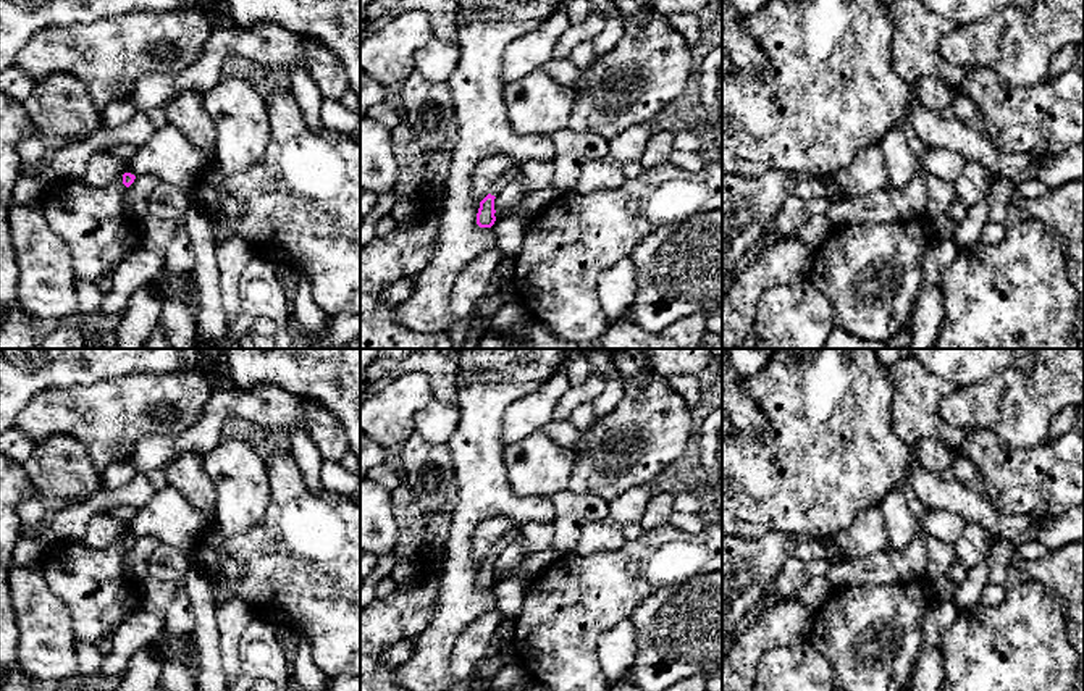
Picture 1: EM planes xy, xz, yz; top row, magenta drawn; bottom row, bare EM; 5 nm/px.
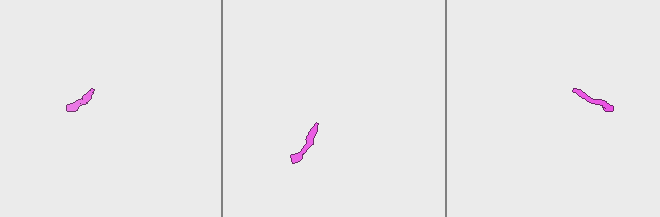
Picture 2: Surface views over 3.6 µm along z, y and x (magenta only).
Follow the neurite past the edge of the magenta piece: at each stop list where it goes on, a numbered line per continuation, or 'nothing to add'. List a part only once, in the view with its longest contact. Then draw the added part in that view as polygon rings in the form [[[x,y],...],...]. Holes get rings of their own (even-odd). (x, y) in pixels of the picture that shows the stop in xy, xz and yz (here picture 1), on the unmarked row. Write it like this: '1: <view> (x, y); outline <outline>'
1: xz (512, 533); outline [[[520,526],[510,528],[510,530],[507,531],[507,534],[493,546],[493,549],[489,551],[489,555],[494,557],[494,559],[499,557],[501,552],[502,552],[509,544],[515,542],[515,539],[519,538],[519,534],[520,534]]]

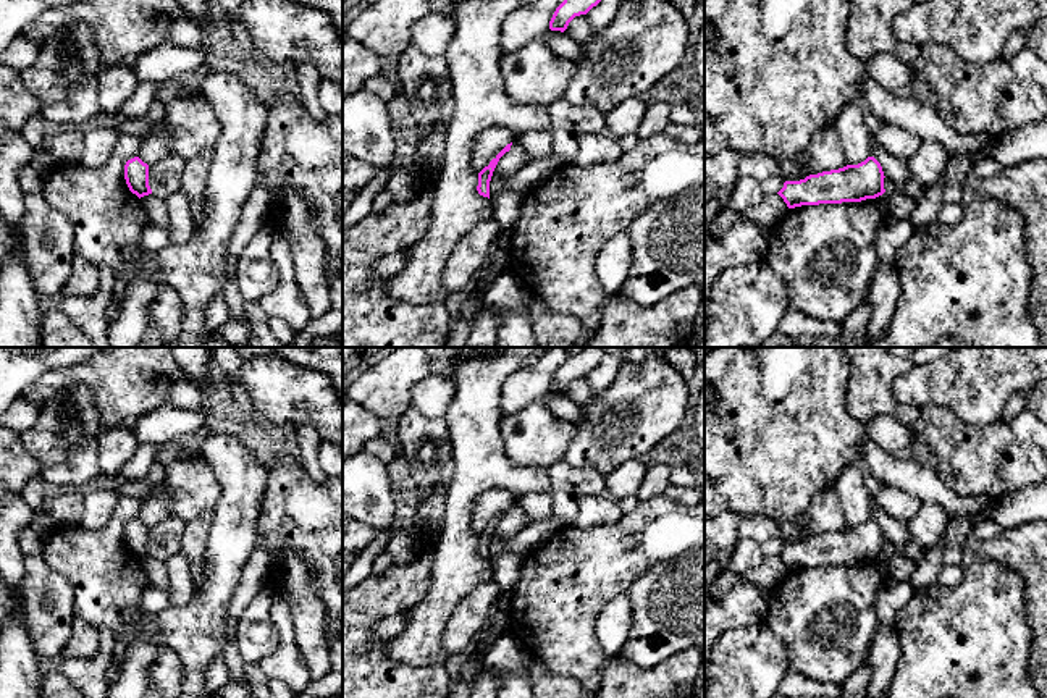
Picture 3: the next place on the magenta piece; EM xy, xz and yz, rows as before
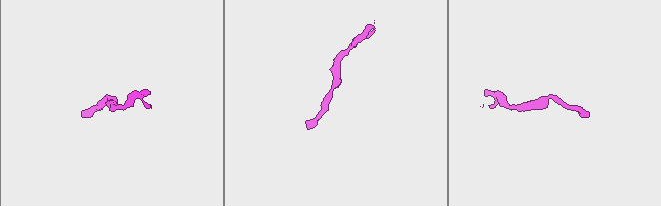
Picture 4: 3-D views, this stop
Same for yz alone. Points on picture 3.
nothing to add

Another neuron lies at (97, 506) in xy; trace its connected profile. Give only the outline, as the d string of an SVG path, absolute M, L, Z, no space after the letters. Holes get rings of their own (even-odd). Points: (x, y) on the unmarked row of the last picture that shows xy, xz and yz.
M87 488L82 499L81 527L97 530L107 525L116 502L118 494L115 490Z

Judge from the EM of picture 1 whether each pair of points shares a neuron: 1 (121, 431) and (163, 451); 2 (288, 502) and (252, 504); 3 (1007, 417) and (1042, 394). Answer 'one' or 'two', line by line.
1: two
2: two
3: one

